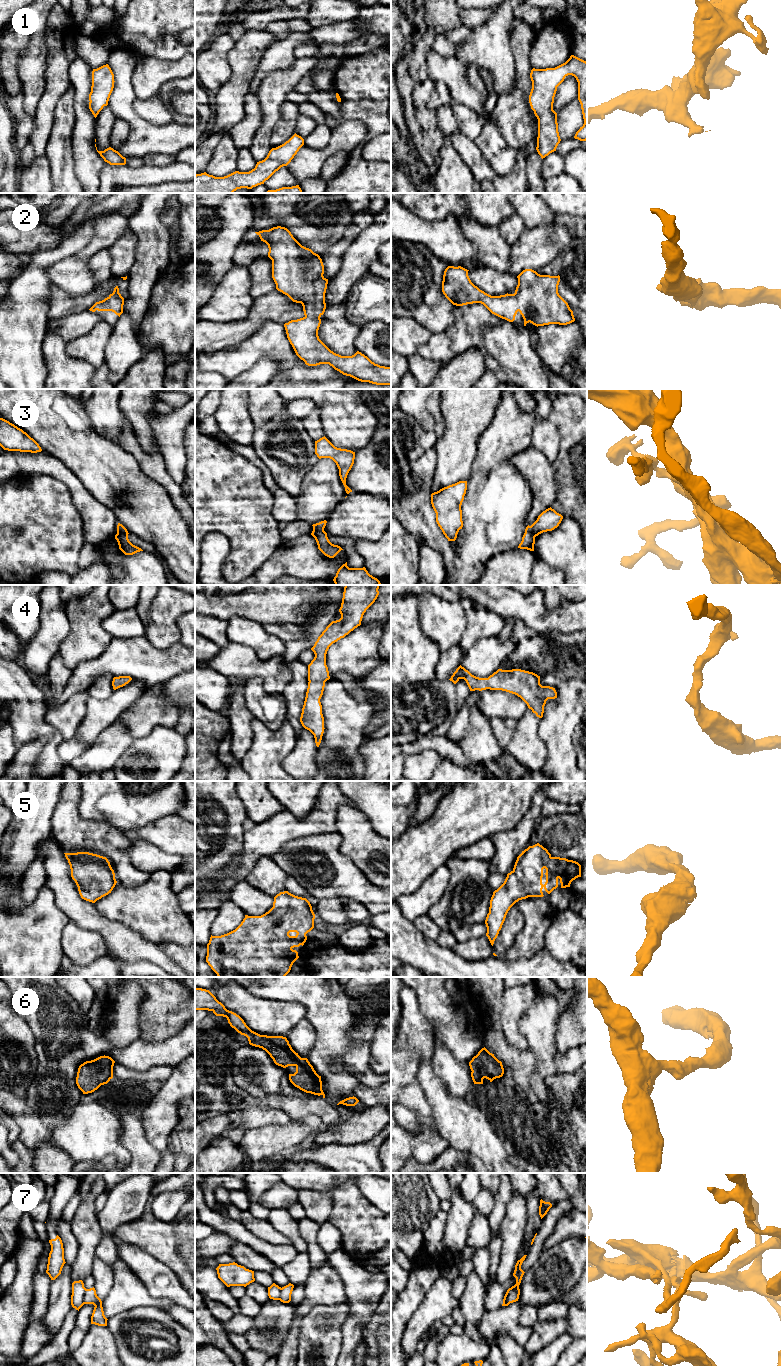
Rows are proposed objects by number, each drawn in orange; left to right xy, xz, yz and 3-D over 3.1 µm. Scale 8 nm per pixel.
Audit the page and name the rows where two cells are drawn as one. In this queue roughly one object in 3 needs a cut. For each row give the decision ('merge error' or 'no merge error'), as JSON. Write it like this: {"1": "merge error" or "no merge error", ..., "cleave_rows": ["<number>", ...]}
{"1": "no merge error", "2": "no merge error", "3": "merge error", "4": "no merge error", "5": "no merge error", "6": "no merge error", "7": "merge error", "cleave_rows": ["3", "7"]}

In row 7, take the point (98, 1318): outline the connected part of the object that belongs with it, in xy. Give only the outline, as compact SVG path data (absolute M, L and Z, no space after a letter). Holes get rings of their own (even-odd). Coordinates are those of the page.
M95 1288L86 1289L84 1296L85 1304L93 1304L94 1310L91 1316L91 1324L95 1324L98 1326L107 1326L107 1318L104 1315L102 1301L97 1296Z

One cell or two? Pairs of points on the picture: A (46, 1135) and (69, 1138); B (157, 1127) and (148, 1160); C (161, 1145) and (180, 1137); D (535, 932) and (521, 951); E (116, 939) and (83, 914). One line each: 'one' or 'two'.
A: two
B: two
C: two
D: one
E: one

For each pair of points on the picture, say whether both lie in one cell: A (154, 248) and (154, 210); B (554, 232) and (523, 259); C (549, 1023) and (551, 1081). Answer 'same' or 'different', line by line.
A: same
B: same
C: different

